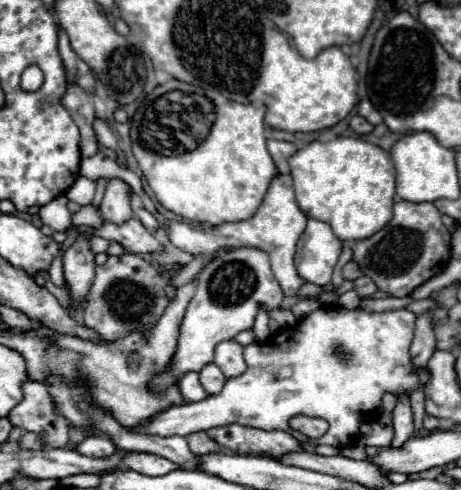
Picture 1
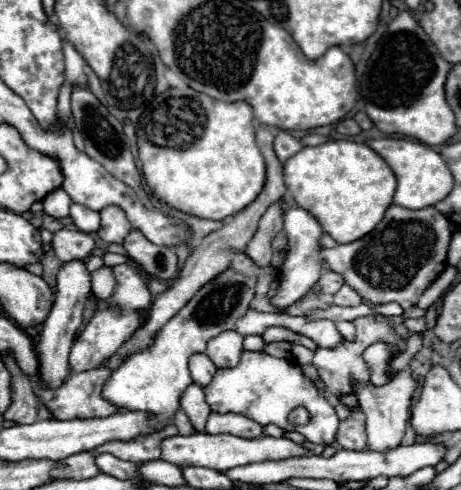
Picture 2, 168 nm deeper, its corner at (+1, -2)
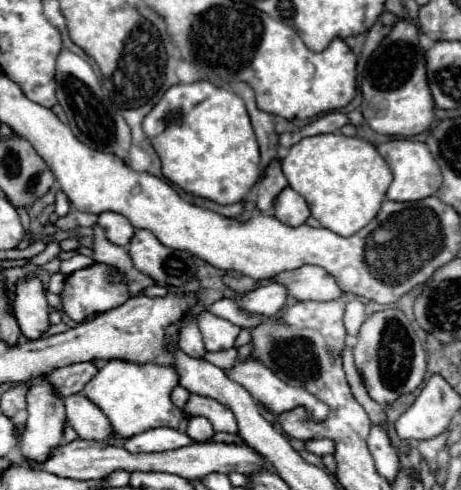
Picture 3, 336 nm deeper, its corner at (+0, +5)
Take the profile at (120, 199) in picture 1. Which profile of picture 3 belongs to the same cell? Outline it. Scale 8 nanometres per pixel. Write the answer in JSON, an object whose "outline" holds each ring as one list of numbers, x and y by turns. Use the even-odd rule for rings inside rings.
{"outline":[[105,211,105,213,99,215,97,223,105,229,107,239,115,245,121,245,121,247,125,247,135,233,135,227,129,223,127,217,121,217,121,213]]}

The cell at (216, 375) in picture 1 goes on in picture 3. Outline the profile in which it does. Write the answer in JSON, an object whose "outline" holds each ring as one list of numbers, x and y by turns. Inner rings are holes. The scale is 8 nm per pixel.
{"outline":[[185,319,181,323,181,329,179,329,179,349,183,353,187,353,189,357,195,357,195,359,203,359,205,357,205,345,203,345,203,339,201,339,201,331,197,329,195,321,191,319]]}

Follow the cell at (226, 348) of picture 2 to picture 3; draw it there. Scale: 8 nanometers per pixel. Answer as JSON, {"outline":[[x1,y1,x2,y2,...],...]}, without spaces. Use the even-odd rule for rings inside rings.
{"outline":[[203,311,197,315,197,325,199,325,199,331,203,335,207,351,231,349,235,345,239,331,241,331,239,325,235,325,227,319,221,319,209,311]]}

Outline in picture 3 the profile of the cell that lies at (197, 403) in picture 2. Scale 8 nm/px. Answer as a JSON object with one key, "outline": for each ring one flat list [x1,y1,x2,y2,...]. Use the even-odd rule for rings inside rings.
{"outline":[[193,415,189,417,189,425,187,425,187,435,195,441,209,441,211,435,213,435,213,425,209,423,207,417,201,417,201,415]]}

